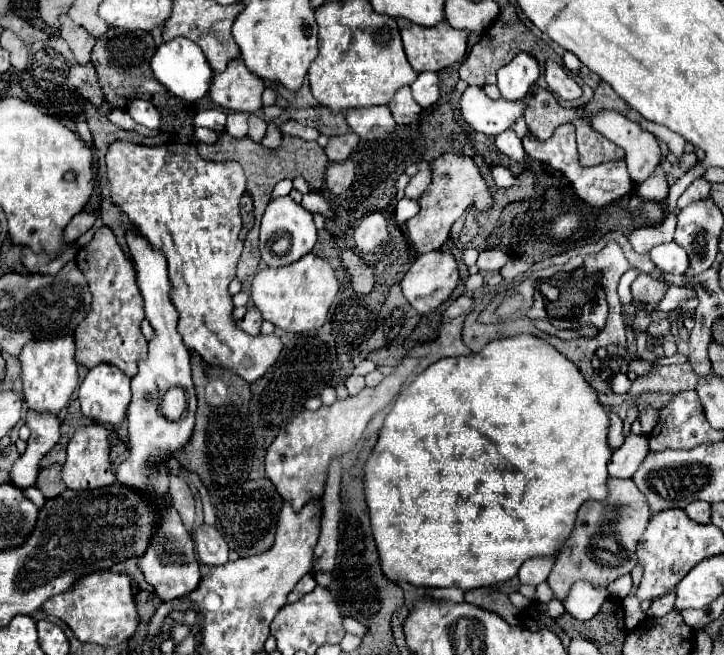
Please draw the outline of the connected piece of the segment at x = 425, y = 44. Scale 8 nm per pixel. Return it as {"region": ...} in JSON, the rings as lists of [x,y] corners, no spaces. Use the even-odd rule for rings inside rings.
{"region":[[[397,19],[397,25],[401,25],[399,31],[403,37],[407,59],[411,63],[411,67],[419,73],[421,71],[441,71],[457,61],[463,61],[463,57],[467,53],[467,31],[455,29],[455,27],[447,25],[447,21],[441,21],[433,27],[421,27],[407,19]]]}

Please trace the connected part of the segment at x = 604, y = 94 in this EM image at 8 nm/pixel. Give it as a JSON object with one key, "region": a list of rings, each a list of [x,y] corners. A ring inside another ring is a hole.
{"region":[[[601,83],[599,89],[595,91],[595,97],[585,105],[589,111],[597,111],[597,109],[615,109],[615,111],[625,111],[627,105],[621,101],[621,97],[607,85]]]}

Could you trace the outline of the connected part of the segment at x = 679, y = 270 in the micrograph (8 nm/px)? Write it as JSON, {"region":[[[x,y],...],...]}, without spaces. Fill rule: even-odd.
{"region":[[[673,241],[655,245],[651,249],[651,261],[663,273],[673,273],[673,275],[683,275],[689,267],[689,257],[687,257],[685,249]]]}

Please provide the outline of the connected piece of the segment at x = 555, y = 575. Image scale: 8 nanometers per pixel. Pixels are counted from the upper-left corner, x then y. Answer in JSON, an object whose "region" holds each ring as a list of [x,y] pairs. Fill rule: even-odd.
{"region":[[[607,477],[607,491],[607,501],[587,501],[577,513],[575,529],[571,531],[571,537],[567,539],[567,545],[557,557],[547,579],[557,599],[563,599],[571,585],[579,579],[589,581],[597,589],[607,589],[609,583],[625,573],[631,573],[637,565],[635,547],[651,519],[649,505],[633,479]]]}

